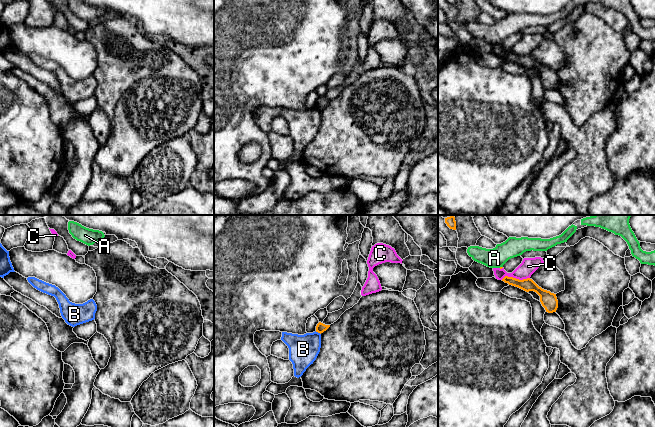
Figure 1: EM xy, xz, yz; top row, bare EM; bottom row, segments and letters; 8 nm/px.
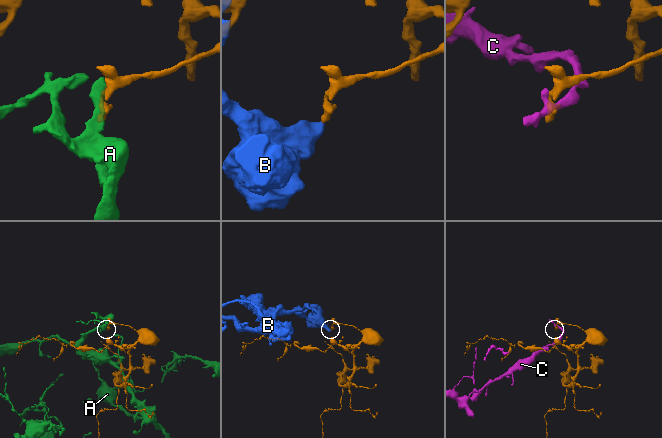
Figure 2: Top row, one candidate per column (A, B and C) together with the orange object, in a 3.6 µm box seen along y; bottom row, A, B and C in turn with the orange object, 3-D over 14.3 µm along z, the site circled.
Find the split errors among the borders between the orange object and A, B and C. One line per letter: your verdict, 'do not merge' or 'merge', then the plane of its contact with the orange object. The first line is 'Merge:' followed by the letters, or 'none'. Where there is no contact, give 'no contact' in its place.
Merge: none
A: do not merge; meets orange in yz
B: do not merge; meets orange in xz
C: do not merge; meets orange in yz

